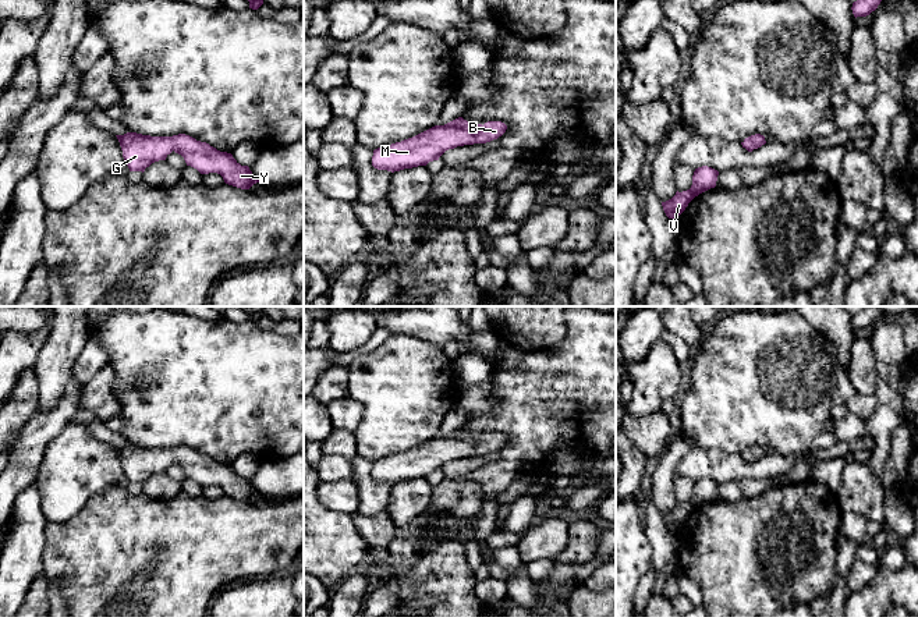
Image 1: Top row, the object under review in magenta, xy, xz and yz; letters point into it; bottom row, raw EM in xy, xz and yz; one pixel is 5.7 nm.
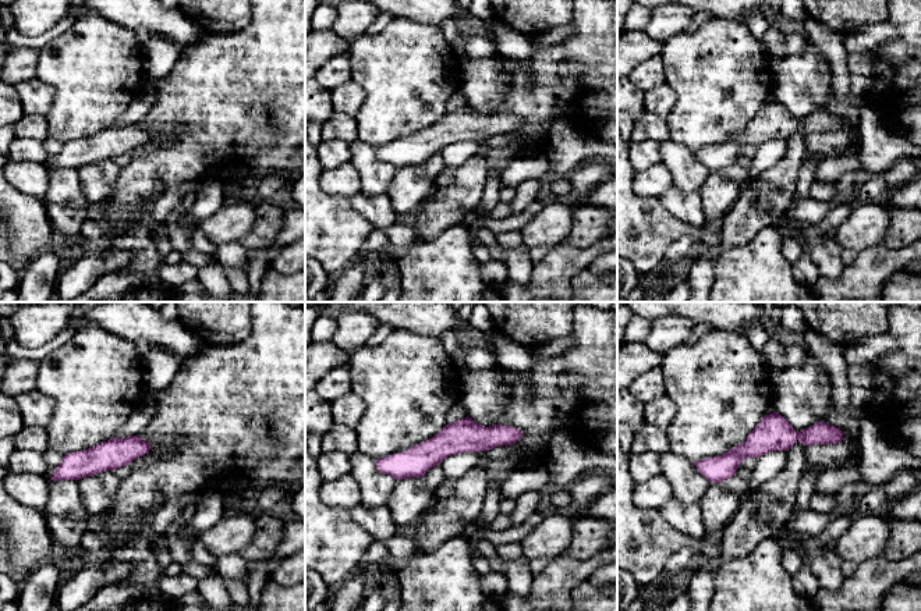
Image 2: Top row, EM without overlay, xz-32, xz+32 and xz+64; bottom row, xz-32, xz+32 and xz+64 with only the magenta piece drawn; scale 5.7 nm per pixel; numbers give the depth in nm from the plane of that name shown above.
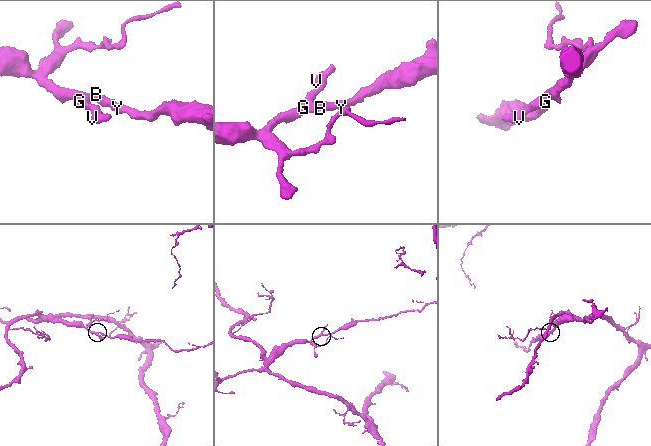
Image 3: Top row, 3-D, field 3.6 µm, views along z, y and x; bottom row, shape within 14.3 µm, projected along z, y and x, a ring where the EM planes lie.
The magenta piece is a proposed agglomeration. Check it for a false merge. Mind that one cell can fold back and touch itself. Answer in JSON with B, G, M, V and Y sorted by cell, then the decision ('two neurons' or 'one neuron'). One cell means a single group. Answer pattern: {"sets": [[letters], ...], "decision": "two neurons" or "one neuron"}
{"sets": [["B", "G", "M", "V", "Y"]], "decision": "one neuron"}

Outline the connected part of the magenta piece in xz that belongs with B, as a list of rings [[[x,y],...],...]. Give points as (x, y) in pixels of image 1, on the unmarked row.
[[[458,429],[444,437],[435,437],[412,450],[373,462],[372,478],[378,482],[400,483],[426,478],[449,461],[486,455],[501,448],[507,437],[501,433],[472,436]]]

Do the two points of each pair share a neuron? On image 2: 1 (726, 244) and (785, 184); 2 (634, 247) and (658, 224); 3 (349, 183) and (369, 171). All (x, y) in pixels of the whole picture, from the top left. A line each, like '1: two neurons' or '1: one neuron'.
1: one neuron
2: one neuron
3: two neurons

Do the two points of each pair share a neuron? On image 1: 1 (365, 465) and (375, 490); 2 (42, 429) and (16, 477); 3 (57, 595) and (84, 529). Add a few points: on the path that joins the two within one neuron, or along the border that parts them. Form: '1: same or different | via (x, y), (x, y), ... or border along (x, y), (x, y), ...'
1: same | via (365, 471), (365, 481), (369, 485)
2: same | via (32, 440), (22, 465)
3: different | border along (46, 575), (60, 582), (67, 602)

